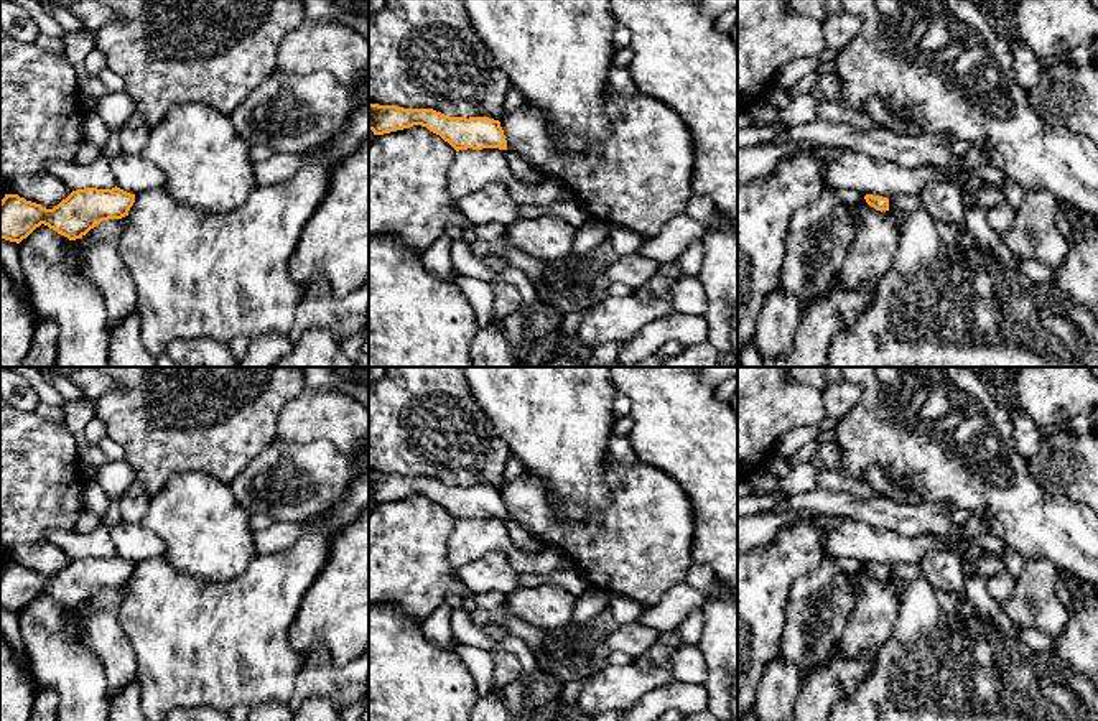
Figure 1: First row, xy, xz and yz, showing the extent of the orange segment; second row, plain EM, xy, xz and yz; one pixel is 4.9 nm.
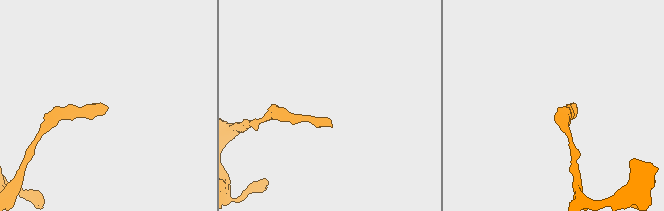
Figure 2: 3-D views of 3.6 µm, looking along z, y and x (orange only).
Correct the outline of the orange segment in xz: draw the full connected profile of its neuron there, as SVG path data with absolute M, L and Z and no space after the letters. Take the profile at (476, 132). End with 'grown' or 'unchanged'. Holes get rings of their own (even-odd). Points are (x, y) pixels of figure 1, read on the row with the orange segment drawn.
M369 104L369 130L374 135L390 133L413 125L426 127L456 151L468 148L507 150L507 140L499 120L489 117L449 117L433 109Z; unchanged

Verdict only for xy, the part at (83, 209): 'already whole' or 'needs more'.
already whole

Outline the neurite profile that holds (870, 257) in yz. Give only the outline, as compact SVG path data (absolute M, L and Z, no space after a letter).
M864 196L854 204L854 209L858 214L854 237L830 285L830 295L836 290L856 291L863 283L877 288L897 255L902 229L891 211L876 211Z

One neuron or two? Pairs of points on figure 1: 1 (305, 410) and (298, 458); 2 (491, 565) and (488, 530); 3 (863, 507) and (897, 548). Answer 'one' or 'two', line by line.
1: two
2: two
3: two

